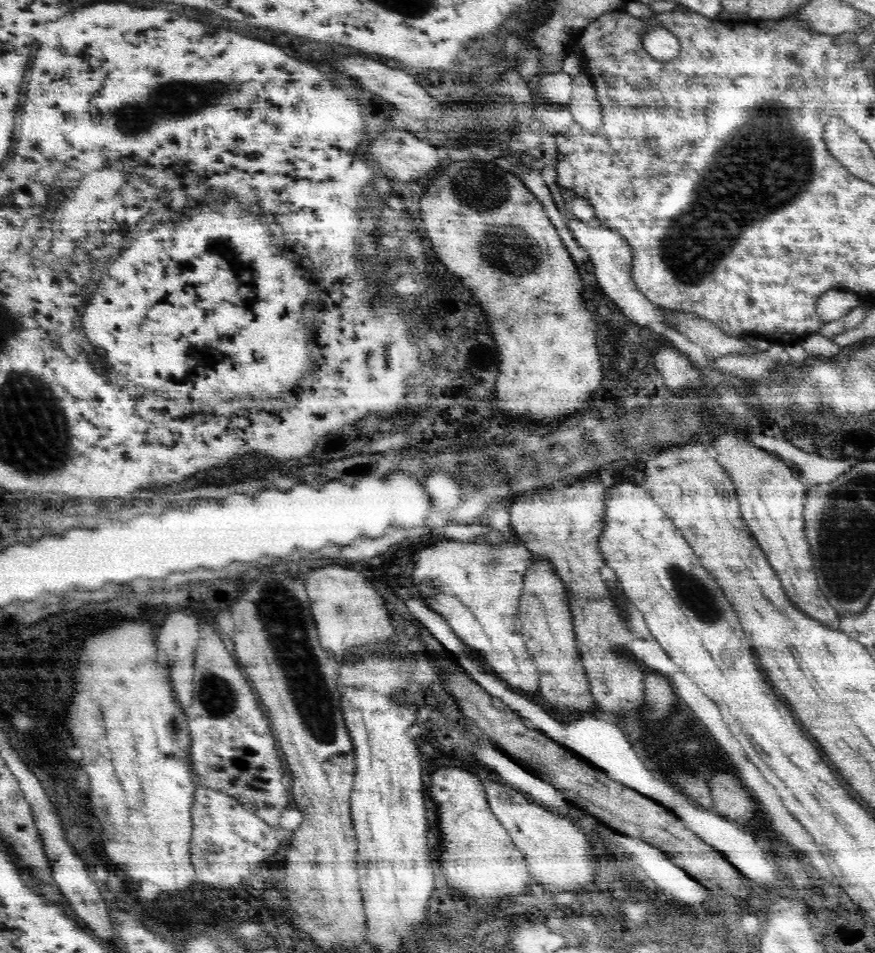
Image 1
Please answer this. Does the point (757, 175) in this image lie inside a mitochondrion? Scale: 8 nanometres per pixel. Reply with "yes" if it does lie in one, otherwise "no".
yes

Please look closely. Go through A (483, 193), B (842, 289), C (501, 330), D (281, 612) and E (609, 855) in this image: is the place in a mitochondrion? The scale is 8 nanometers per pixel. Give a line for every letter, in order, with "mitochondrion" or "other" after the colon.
A: mitochondrion
B: other
C: other
D: mitochondrion
E: other

